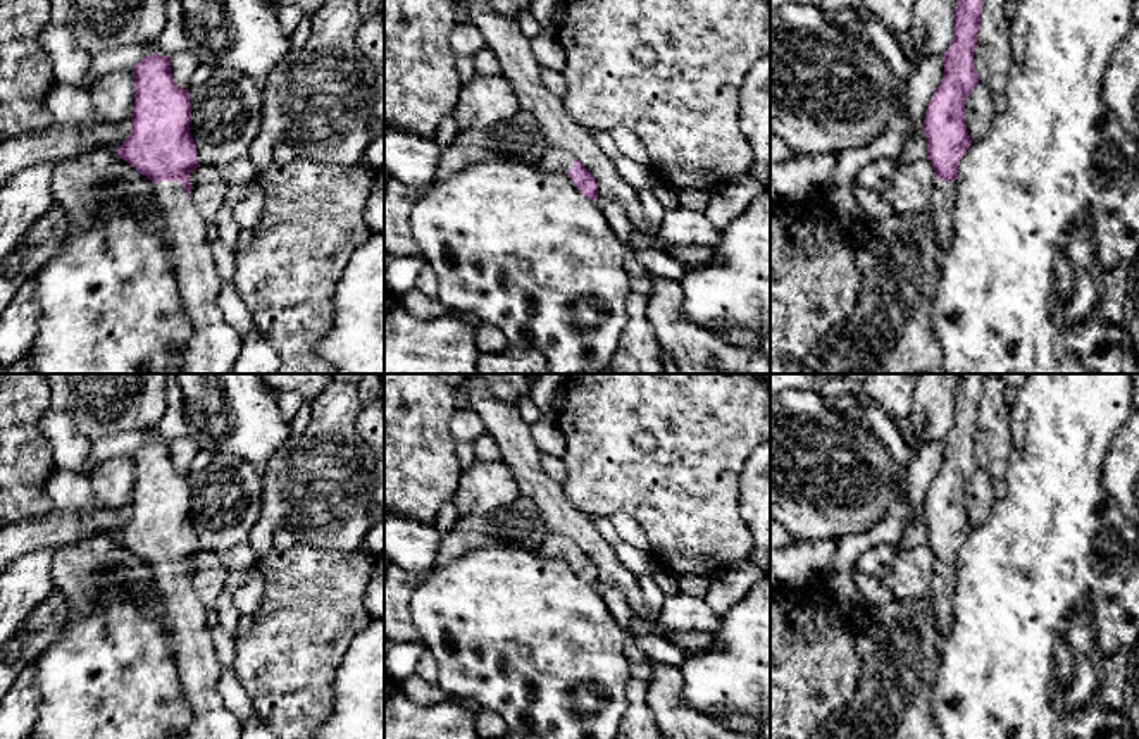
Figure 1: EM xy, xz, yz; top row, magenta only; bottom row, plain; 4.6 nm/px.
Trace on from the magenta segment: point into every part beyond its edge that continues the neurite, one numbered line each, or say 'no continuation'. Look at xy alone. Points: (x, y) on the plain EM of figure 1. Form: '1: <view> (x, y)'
1: xy (200, 669)

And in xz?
1: xz (553, 546)

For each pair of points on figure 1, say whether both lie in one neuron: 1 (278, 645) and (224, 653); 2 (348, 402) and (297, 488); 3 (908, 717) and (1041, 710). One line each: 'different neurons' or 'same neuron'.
1: different neurons
2: same neuron
3: different neurons

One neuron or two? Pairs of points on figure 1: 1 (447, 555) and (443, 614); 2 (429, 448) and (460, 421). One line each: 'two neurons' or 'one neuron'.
1: two neurons
2: two neurons

